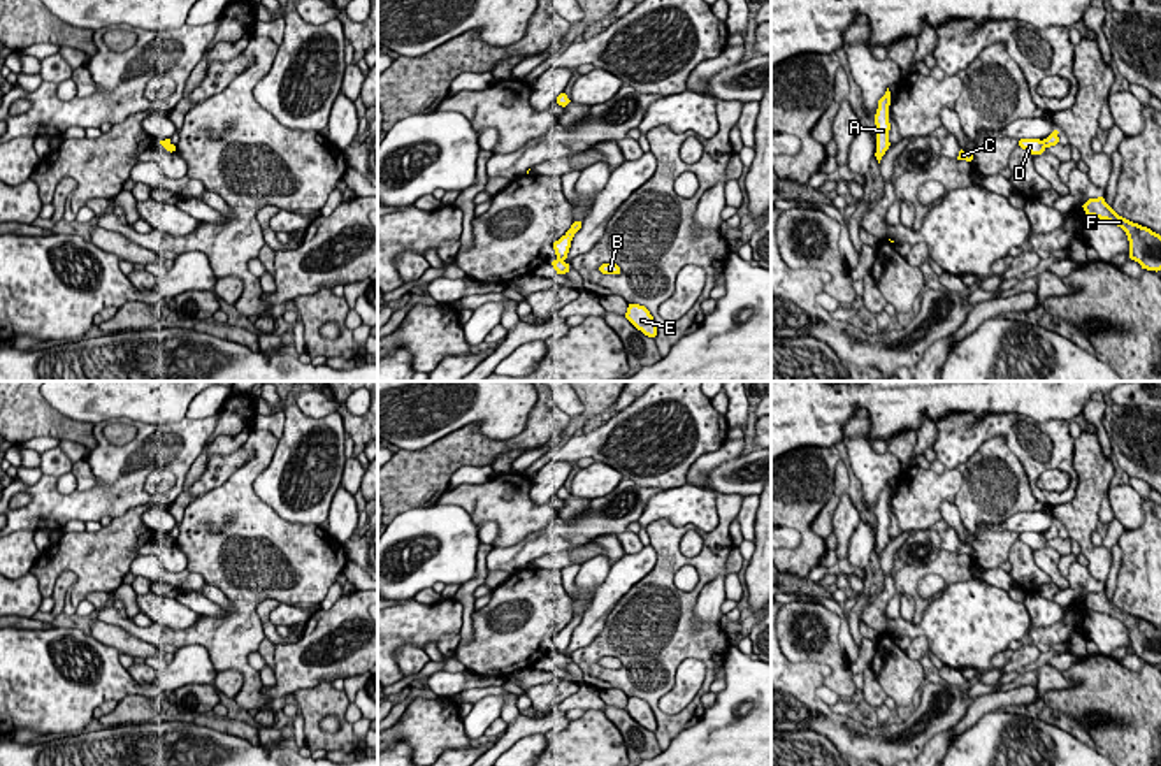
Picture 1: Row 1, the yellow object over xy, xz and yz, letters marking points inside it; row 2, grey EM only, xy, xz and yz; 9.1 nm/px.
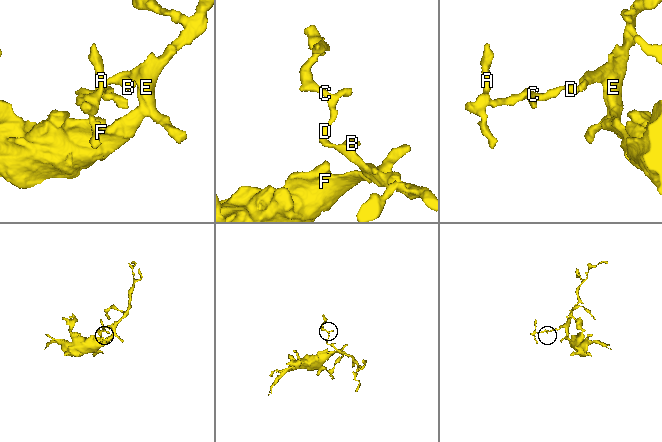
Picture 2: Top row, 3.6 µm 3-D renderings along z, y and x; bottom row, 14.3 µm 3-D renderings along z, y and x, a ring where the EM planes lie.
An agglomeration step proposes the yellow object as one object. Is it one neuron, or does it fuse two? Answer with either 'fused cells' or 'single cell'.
fused cells

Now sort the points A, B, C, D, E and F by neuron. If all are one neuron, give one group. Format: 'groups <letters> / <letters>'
groups A C D / B E F

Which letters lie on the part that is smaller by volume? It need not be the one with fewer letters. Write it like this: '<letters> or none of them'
A, C, D

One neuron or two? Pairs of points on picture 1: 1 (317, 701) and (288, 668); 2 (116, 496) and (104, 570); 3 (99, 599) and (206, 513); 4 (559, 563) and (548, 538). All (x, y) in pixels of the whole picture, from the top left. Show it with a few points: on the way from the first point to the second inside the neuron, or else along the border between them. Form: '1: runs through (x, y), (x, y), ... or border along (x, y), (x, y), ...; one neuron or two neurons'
1: border along (329, 680), (292, 693); two neurons
2: border along (151, 505), (130, 506), (113, 519); two neurons
3: border along (106, 605), (99, 612); two neurons
4: border along (561, 550), (538, 556), (531, 563); two neurons

